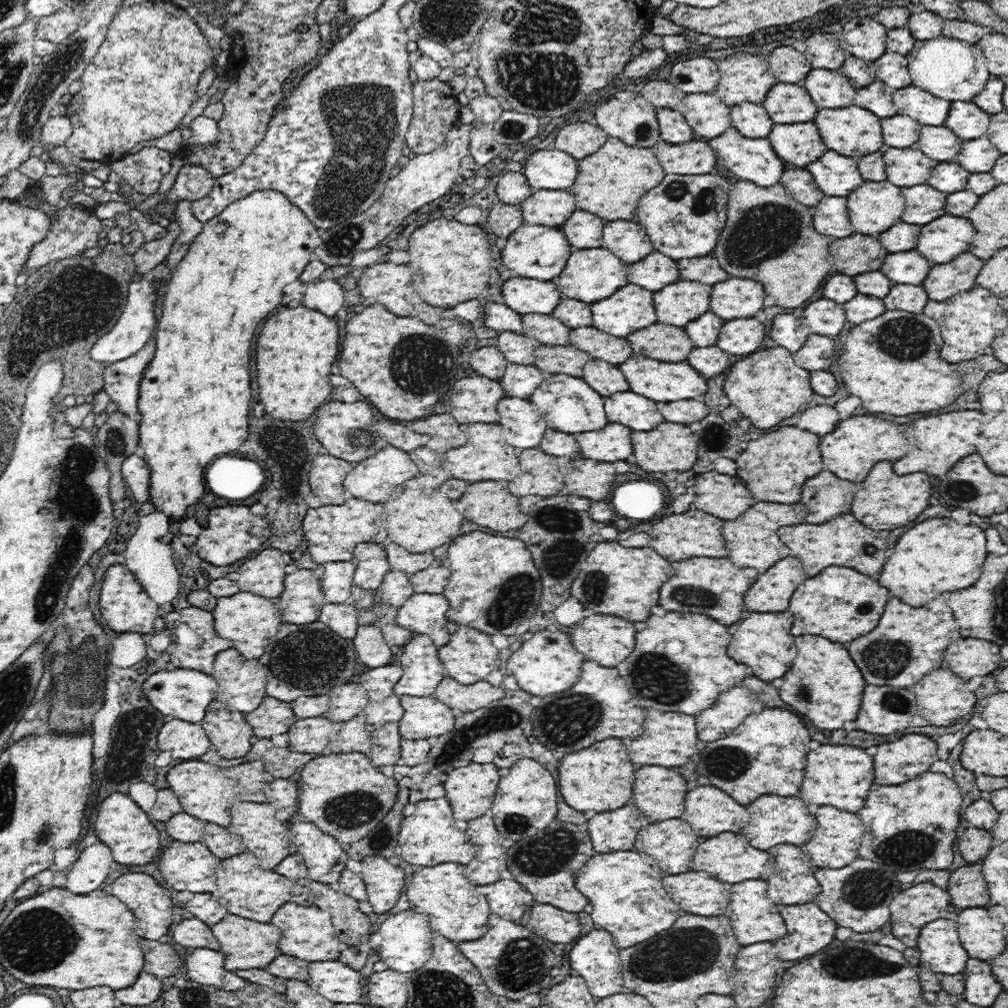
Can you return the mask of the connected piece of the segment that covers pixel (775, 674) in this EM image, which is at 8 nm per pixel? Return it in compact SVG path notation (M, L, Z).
M790 612L752 613L750 618L728 628L728 632L732 634L728 656L738 660L738 664L750 666L754 670L753 675L762 678L762 681L770 682L774 678L782 678L790 670L796 656L794 636L790 636L792 622L794 616Z

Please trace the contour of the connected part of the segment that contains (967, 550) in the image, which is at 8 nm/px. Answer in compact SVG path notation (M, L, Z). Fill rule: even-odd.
M930 518L900 536L894 554L882 570L880 584L908 606L920 608L940 592L972 586L982 574L986 554L986 536L978 526L960 526L950 518Z

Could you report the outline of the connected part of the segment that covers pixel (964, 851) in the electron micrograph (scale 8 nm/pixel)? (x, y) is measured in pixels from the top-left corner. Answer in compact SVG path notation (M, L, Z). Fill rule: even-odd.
M968 826L960 838L957 838L956 849L968 864L980 862L993 847L995 841L991 831Z

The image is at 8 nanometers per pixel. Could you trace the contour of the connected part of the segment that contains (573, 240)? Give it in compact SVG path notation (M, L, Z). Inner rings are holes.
M576 210L570 218L560 226L562 233L568 239L572 249L600 248L602 247L602 228L604 220L584 212Z

